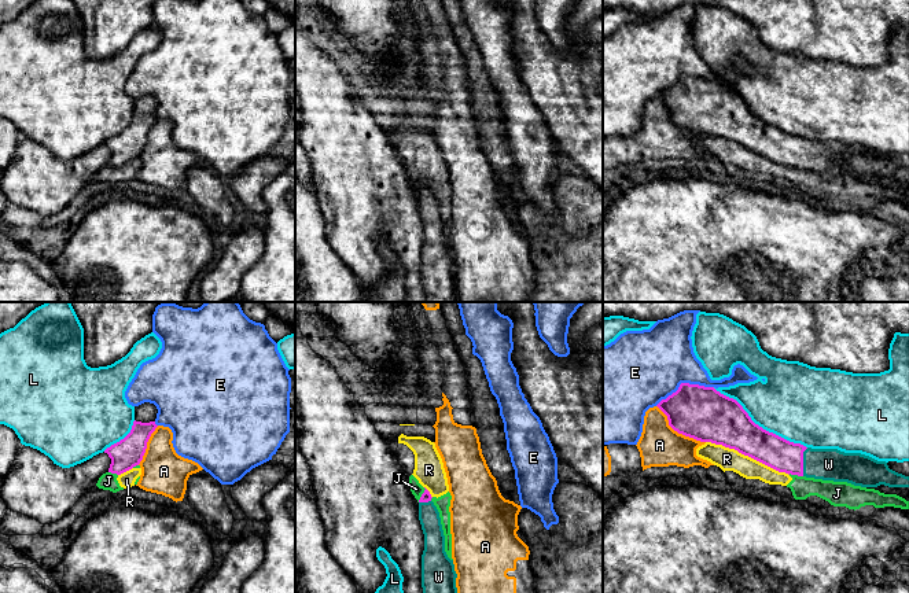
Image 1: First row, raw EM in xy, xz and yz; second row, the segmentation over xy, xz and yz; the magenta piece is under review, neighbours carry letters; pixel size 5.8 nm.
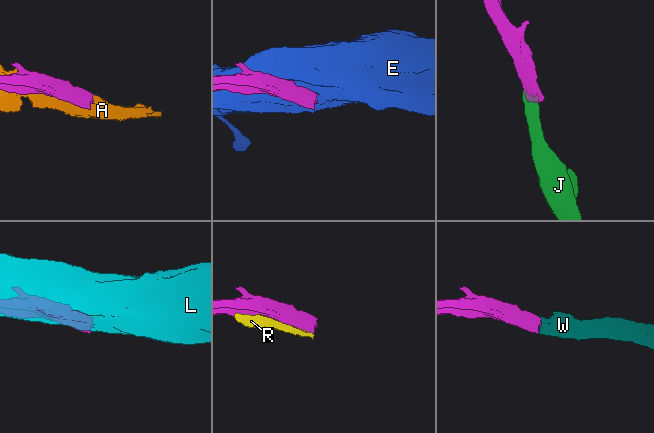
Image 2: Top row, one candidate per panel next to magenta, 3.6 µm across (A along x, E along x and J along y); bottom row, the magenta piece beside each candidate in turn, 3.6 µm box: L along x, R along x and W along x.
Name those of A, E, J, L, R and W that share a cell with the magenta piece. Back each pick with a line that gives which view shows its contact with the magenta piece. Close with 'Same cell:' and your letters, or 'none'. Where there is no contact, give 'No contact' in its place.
W: Touches magenta in yz
Same cell: W

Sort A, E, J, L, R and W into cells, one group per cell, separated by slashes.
A / E / J R / L / W

